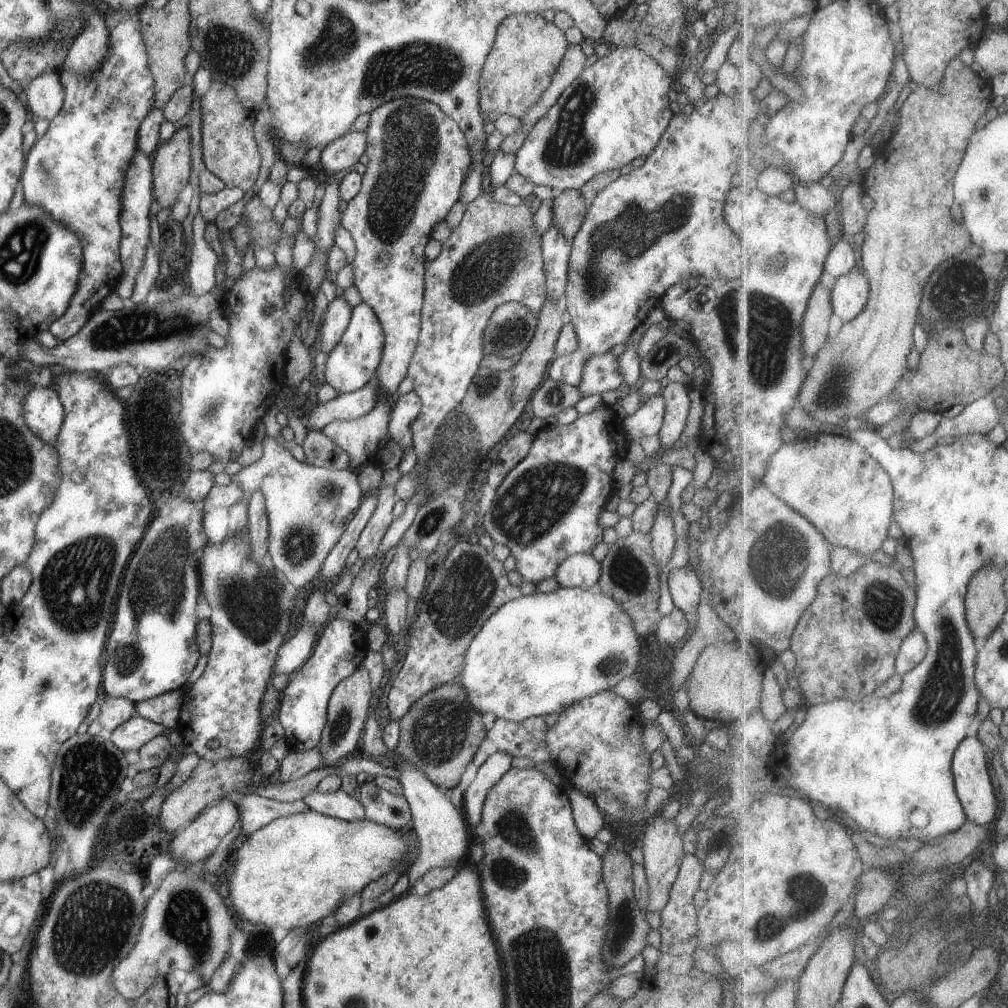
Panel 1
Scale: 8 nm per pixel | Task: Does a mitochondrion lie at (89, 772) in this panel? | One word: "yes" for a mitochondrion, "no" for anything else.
yes

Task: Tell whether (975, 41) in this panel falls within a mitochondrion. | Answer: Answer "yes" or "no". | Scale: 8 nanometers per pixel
no

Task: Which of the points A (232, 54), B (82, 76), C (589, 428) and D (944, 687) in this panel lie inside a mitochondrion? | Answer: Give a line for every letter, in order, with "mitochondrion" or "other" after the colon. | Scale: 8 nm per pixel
A: mitochondrion
B: other
C: other
D: mitochondrion

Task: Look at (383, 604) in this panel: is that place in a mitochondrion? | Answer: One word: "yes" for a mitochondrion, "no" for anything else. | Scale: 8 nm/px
no

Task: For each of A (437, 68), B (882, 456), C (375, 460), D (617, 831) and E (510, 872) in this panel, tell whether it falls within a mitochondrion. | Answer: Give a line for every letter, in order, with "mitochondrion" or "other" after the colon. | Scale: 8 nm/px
A: mitochondrion
B: other
C: other
D: other
E: mitochondrion

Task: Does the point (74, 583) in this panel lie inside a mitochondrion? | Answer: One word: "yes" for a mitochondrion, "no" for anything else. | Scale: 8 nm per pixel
yes

